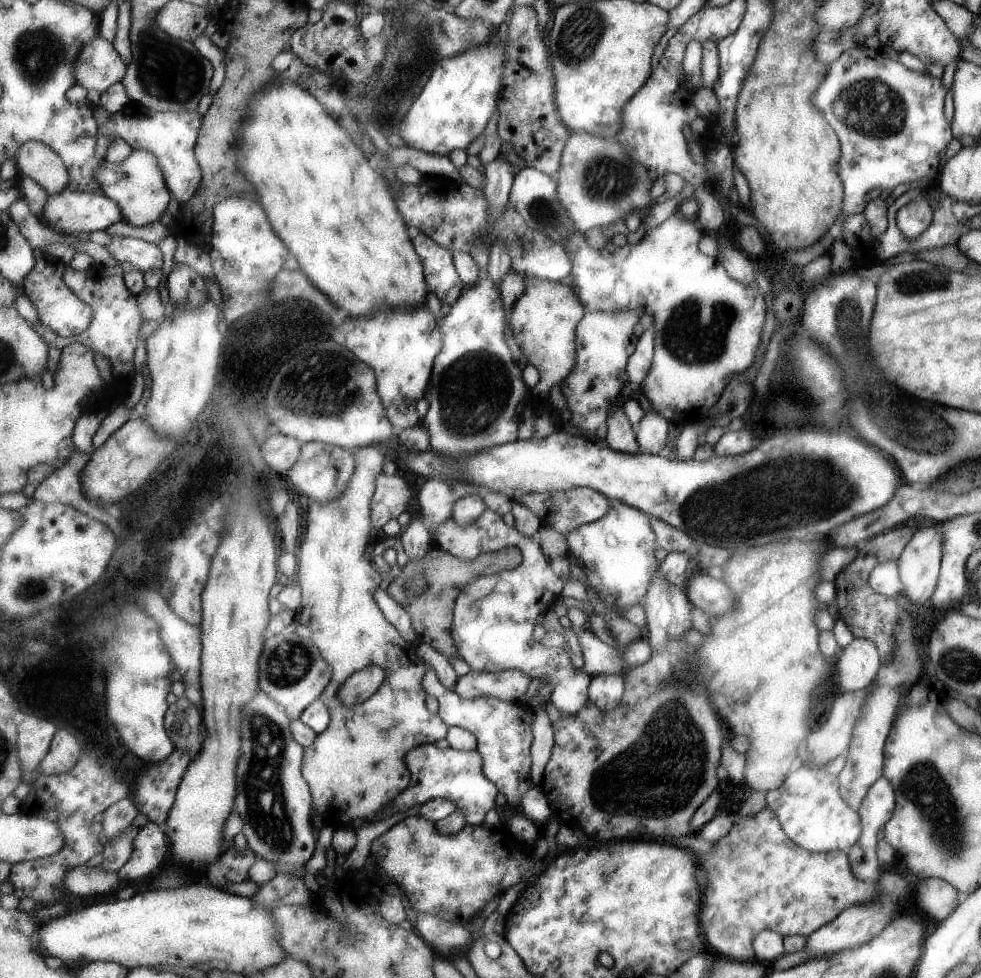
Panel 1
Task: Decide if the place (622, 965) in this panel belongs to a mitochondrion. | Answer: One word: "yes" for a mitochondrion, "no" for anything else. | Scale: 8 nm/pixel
no

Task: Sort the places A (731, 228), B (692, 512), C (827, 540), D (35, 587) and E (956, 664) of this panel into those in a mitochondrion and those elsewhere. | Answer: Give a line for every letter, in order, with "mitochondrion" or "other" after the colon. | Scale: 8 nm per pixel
A: other
B: mitochondrion
C: other
D: mitochondrion
E: mitochondrion

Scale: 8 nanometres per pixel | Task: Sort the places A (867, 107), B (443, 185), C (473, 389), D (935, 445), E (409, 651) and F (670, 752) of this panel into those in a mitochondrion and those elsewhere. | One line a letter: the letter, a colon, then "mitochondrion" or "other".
A: mitochondrion
B: other
C: mitochondrion
D: mitochondrion
E: other
F: mitochondrion

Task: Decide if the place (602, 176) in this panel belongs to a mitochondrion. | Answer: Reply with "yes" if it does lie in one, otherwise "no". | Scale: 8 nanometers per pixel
yes

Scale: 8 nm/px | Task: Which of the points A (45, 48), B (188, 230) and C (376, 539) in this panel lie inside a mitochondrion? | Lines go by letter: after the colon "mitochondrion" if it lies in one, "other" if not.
A: mitochondrion
B: other
C: other

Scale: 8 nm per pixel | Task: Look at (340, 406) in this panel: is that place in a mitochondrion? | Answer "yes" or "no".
yes

